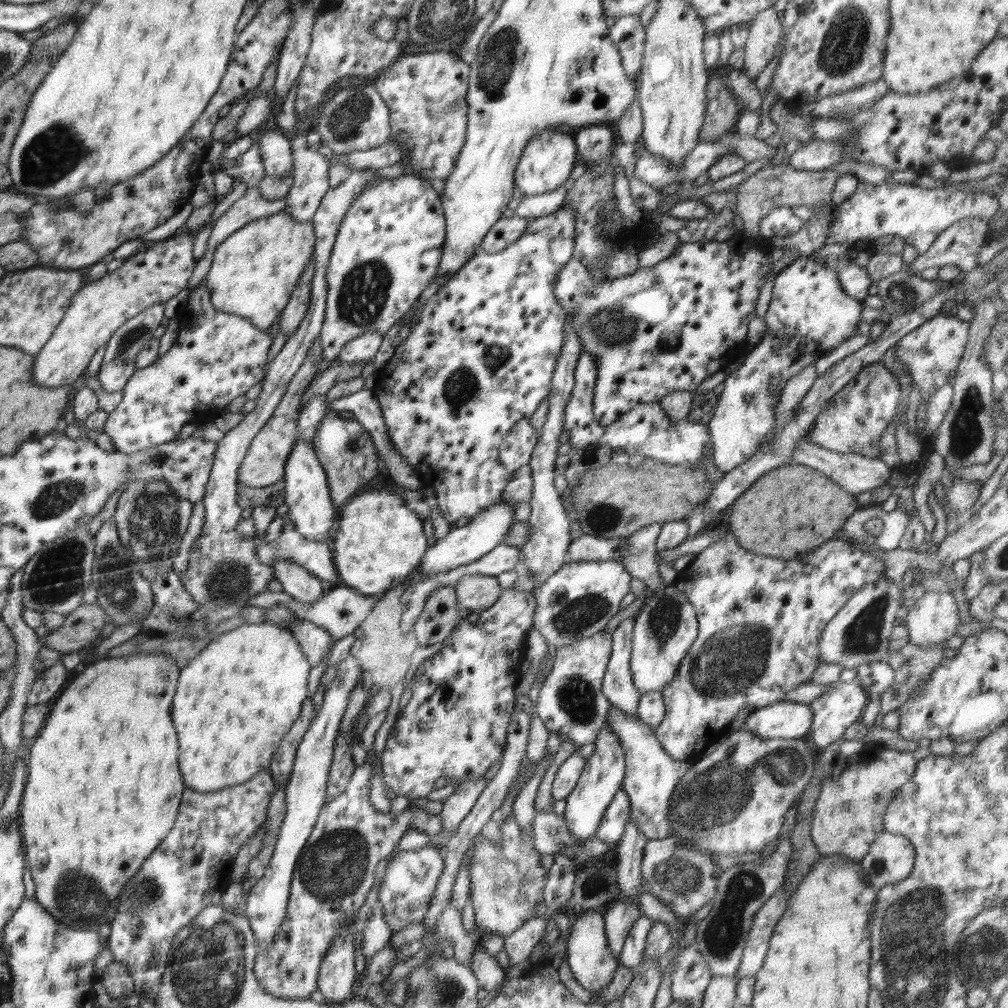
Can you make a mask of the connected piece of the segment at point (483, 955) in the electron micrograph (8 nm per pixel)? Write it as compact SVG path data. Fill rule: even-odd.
M480 946L472 952L469 968L476 976L479 986L488 992L492 990L499 992L506 980L506 970Z

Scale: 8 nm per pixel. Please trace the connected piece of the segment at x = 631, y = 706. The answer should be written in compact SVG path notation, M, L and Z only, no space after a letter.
M635 617L622 620L611 634L613 643L603 678L603 693L611 706L637 718L636 708L641 694L629 671L634 620Z

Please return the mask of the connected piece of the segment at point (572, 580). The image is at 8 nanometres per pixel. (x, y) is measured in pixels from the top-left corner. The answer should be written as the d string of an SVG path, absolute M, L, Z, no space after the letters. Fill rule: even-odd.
M618 560L565 562L556 573L531 592L536 602L533 628L538 630L552 647L570 646L584 636L606 629L606 624L620 608L622 599L631 592L631 576Z

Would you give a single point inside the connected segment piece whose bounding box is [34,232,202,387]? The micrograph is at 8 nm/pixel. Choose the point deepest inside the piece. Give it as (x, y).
(155, 275)

